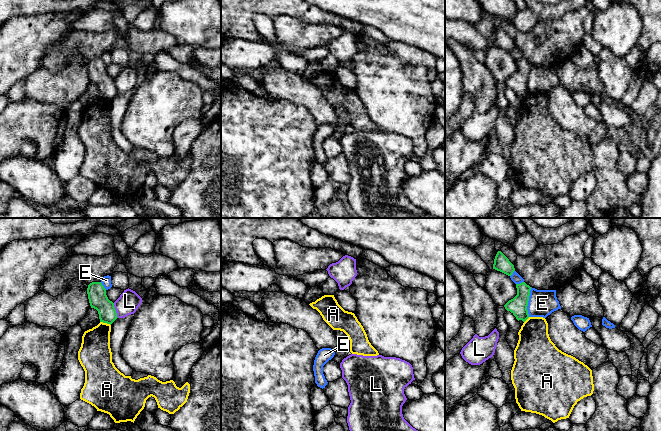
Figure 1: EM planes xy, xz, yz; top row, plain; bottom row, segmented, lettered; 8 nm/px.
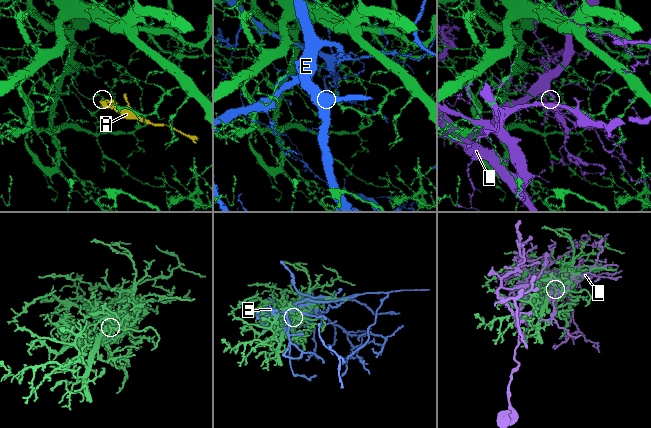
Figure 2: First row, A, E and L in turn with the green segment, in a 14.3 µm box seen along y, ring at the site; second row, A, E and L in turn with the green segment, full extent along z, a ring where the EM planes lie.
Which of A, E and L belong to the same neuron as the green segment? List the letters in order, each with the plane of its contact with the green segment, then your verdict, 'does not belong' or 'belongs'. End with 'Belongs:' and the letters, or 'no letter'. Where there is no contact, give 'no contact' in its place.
A: xy | does not belong
E: yz | does not belong
L: xy | does not belong
Belongs: no letter

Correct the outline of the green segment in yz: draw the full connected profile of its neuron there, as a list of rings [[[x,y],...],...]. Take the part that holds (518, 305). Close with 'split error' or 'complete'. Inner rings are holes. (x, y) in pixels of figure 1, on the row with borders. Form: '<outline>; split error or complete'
[[[525,282],[516,284],[517,295],[509,300],[505,305],[505,309],[510,311],[516,319],[525,322],[529,318],[527,306],[530,296],[531,287]]]; complete

